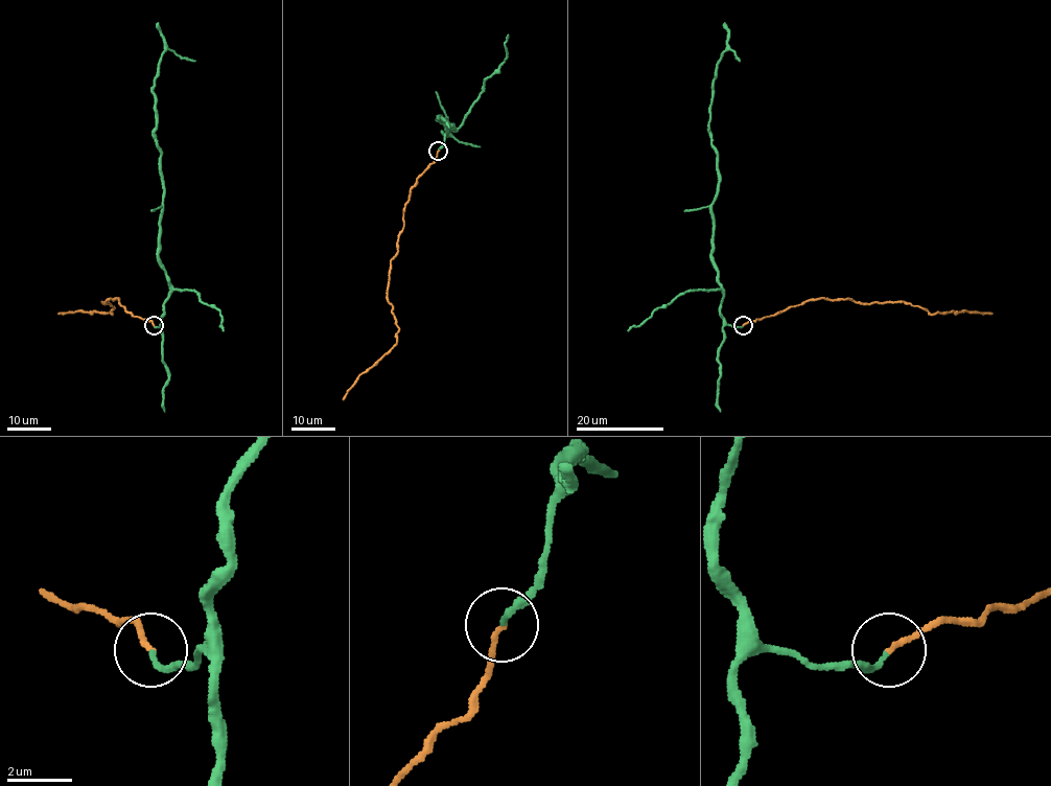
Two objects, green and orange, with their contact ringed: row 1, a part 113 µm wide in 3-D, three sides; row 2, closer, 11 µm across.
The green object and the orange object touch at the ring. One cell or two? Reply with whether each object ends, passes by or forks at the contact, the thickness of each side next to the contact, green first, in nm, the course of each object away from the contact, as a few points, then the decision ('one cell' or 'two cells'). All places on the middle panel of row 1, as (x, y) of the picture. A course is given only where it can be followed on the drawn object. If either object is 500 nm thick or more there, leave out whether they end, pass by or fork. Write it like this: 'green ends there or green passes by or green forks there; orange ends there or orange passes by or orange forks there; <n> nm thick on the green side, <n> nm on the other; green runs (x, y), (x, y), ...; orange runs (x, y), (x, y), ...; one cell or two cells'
green ends there; orange ends there; 170 nm thick on the green side, 150 nm on the other; green runs (438, 151), (445, 131), (454, 129), (439, 116), (460, 142), (480, 146); orange runs (438, 151), (411, 190), (397, 254), (390, 262), (387, 300), (398, 328), (396, 343), (360, 375), (343, 399); one cell

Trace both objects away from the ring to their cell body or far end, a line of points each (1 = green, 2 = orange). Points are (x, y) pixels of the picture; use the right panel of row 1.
1: (744, 325), (720, 313), (711, 255), (717, 151), (709, 131), (716, 64), (727, 49), (739, 61)
2: (744, 325), (824, 298), (850, 299), (870, 304), (907, 302), (931, 314), (968, 310), (993, 313)

